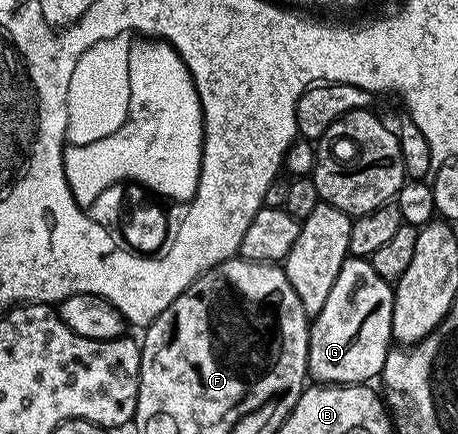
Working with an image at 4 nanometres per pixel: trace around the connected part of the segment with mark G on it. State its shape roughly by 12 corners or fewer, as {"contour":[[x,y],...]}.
{"contour":[[348,256],[310,322],[307,371],[324,385],[382,374],[392,282]]}

